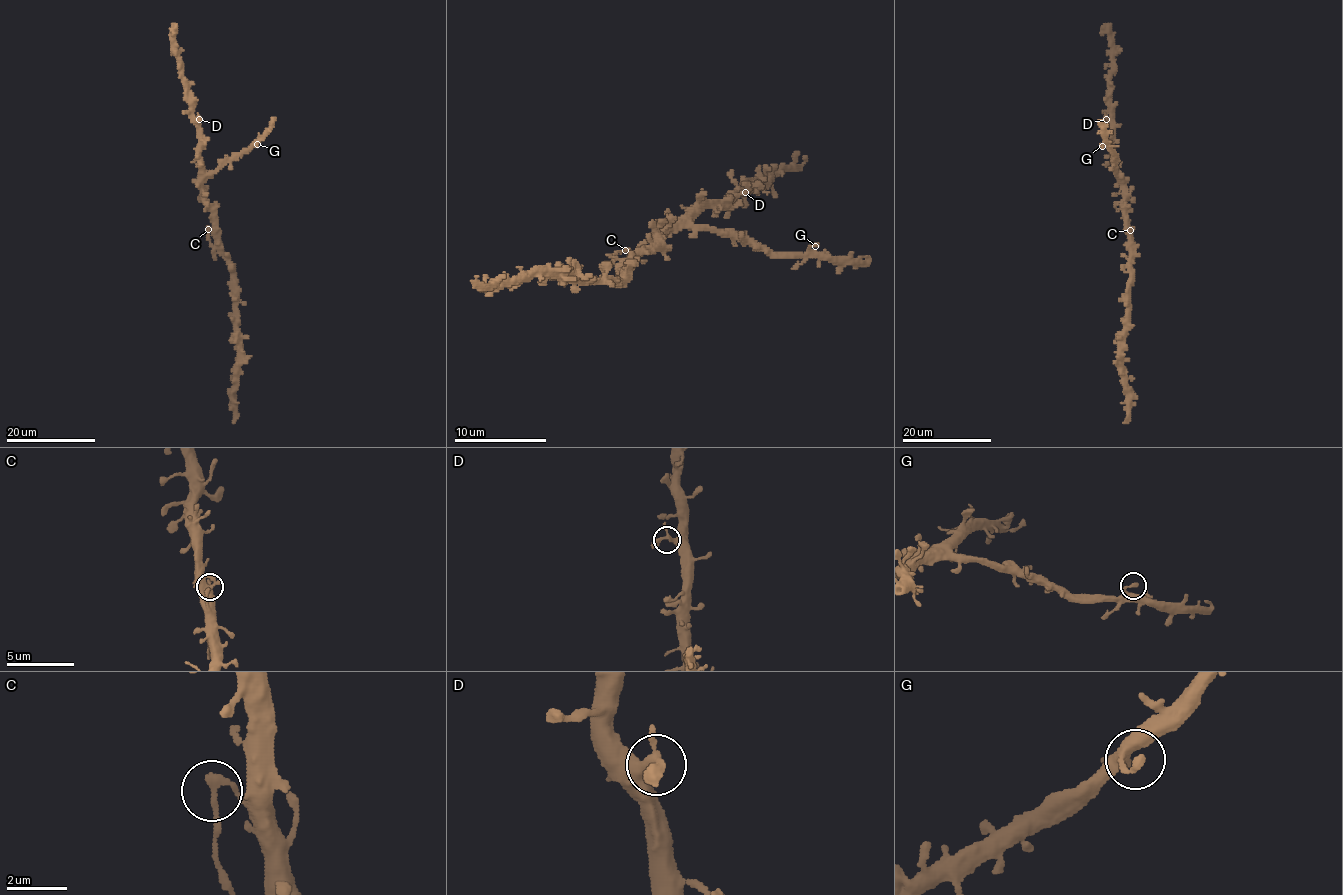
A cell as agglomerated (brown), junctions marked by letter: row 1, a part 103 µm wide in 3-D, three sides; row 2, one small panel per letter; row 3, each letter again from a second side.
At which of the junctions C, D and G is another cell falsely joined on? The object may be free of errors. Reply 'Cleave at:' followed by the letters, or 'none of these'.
Cleave at: C

